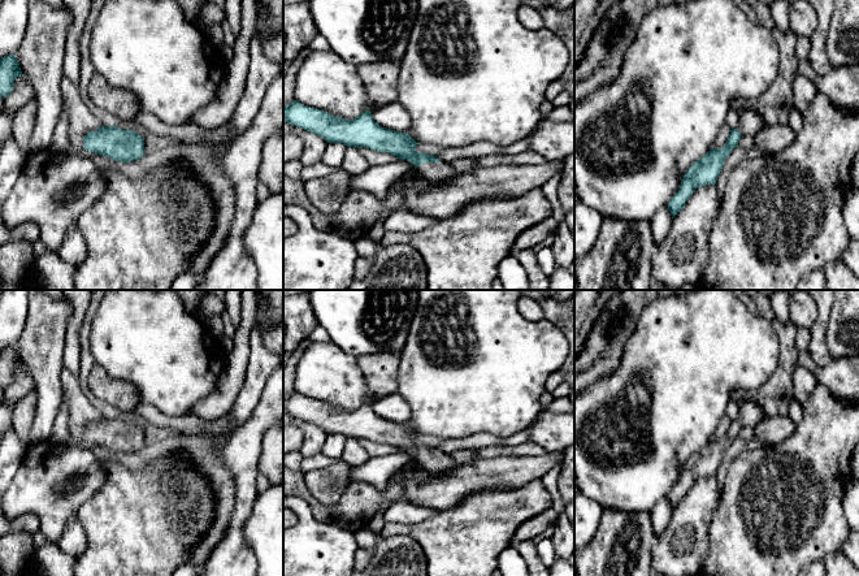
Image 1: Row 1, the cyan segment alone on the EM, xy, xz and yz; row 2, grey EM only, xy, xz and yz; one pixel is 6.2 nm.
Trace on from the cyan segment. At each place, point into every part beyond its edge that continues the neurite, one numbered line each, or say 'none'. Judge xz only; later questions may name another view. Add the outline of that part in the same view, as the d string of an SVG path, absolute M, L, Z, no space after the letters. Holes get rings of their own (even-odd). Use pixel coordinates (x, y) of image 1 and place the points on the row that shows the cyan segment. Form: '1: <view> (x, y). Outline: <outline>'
1: xz (441, 172). Outline: M444 161L421 164L415 172L421 174L428 183L435 185L444 183L457 176L451 164Z

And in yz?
1: yz (750, 122). Outline: M752 111L739 113L738 131L741 135L754 137L764 126L763 118Z

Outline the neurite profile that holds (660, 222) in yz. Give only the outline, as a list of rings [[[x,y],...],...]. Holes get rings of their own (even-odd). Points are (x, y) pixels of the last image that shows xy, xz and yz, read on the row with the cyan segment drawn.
[[[668,204],[663,205],[651,220],[651,230],[655,246],[659,246],[667,237],[672,222]]]

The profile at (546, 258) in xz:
[[[545,247],[541,251],[538,251],[537,260],[538,260],[538,264],[539,264],[541,269],[543,270],[543,273],[547,277],[551,277],[556,268],[555,254],[554,254],[552,247]]]

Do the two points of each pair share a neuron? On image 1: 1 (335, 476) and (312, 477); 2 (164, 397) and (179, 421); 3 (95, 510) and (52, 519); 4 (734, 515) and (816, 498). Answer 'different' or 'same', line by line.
1: same
2: different
3: different
4: same

